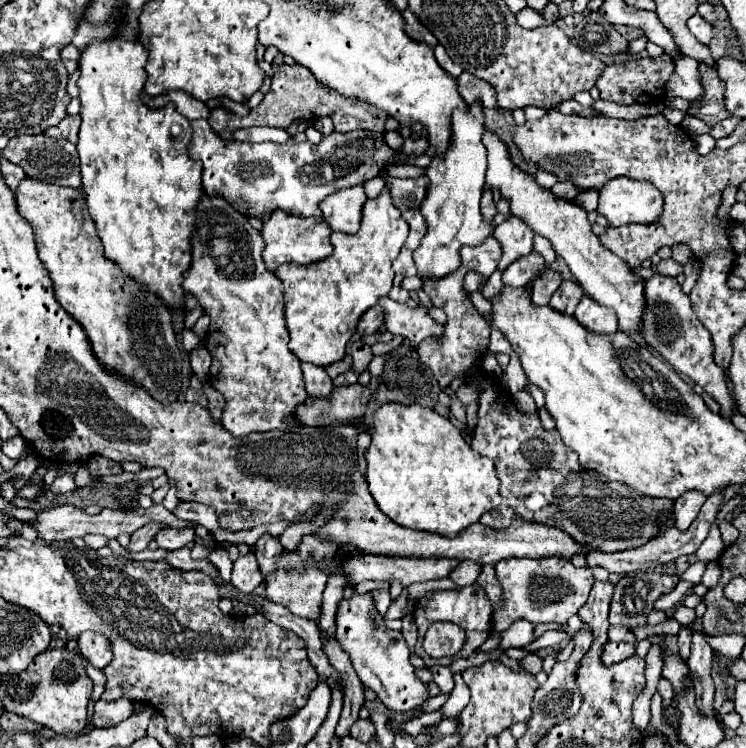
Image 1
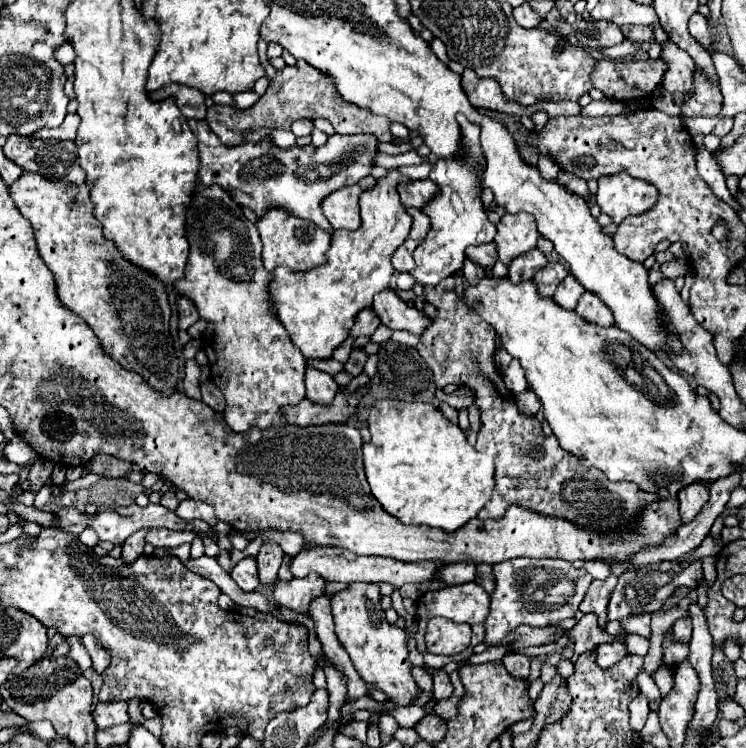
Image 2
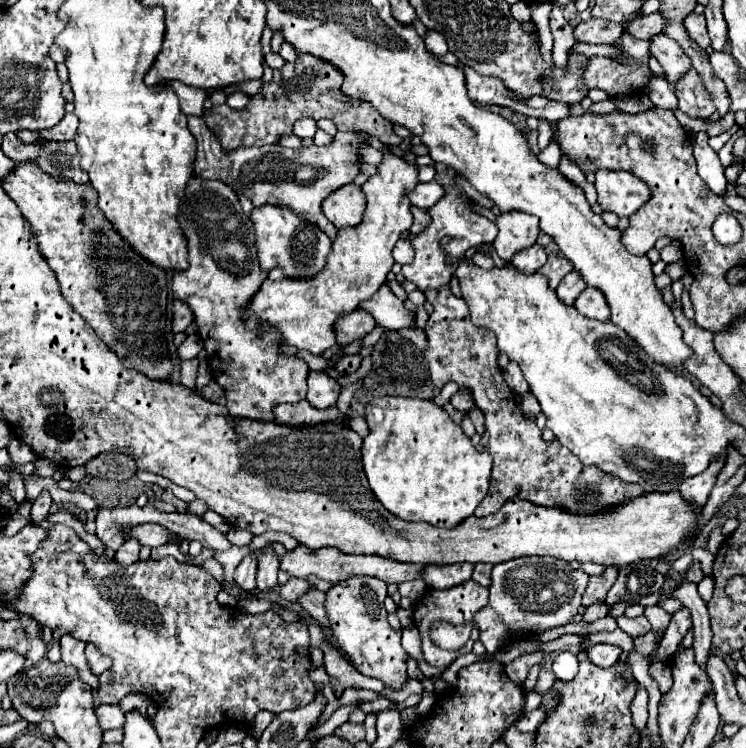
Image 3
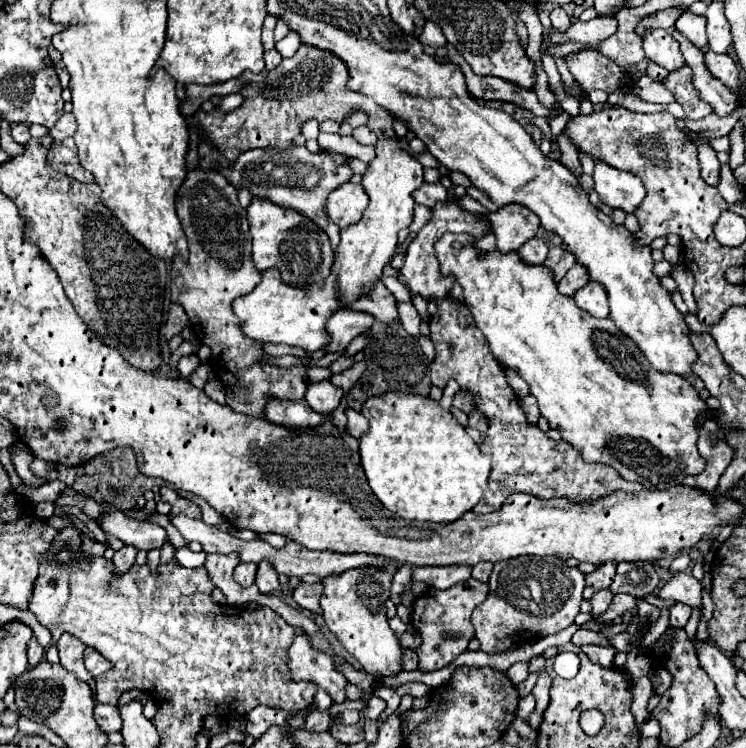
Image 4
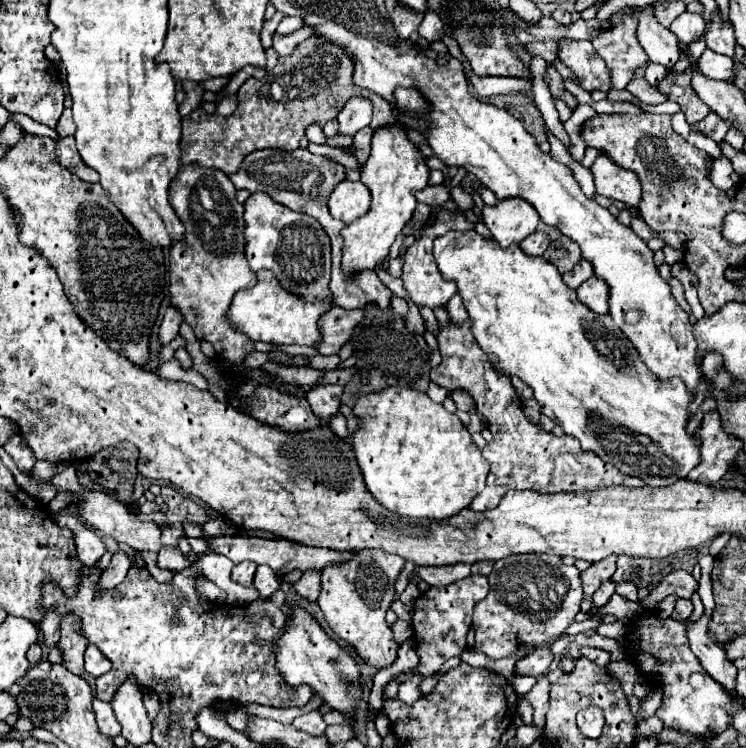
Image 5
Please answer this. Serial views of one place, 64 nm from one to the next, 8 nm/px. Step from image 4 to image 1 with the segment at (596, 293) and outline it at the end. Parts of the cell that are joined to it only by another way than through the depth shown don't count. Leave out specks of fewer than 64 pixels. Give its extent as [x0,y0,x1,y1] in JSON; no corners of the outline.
[574,296,616,332]

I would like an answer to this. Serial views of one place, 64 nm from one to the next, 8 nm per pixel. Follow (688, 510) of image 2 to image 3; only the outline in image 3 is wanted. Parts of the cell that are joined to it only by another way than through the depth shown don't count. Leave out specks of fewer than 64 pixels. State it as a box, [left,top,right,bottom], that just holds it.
[680,456,726,508]

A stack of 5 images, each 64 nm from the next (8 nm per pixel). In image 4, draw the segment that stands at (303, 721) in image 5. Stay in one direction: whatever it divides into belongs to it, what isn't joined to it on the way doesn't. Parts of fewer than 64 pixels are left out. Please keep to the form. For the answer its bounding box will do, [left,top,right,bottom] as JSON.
[304,712,330,732]

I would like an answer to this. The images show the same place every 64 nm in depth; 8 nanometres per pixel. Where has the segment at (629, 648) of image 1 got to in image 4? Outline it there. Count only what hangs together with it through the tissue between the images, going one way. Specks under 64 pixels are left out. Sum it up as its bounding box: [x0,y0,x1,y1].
[582,644,616,668]

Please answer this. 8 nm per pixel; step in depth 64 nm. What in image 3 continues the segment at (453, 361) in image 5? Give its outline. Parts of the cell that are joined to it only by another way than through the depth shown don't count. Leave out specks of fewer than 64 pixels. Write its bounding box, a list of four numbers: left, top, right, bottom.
[424,286,644,514]

